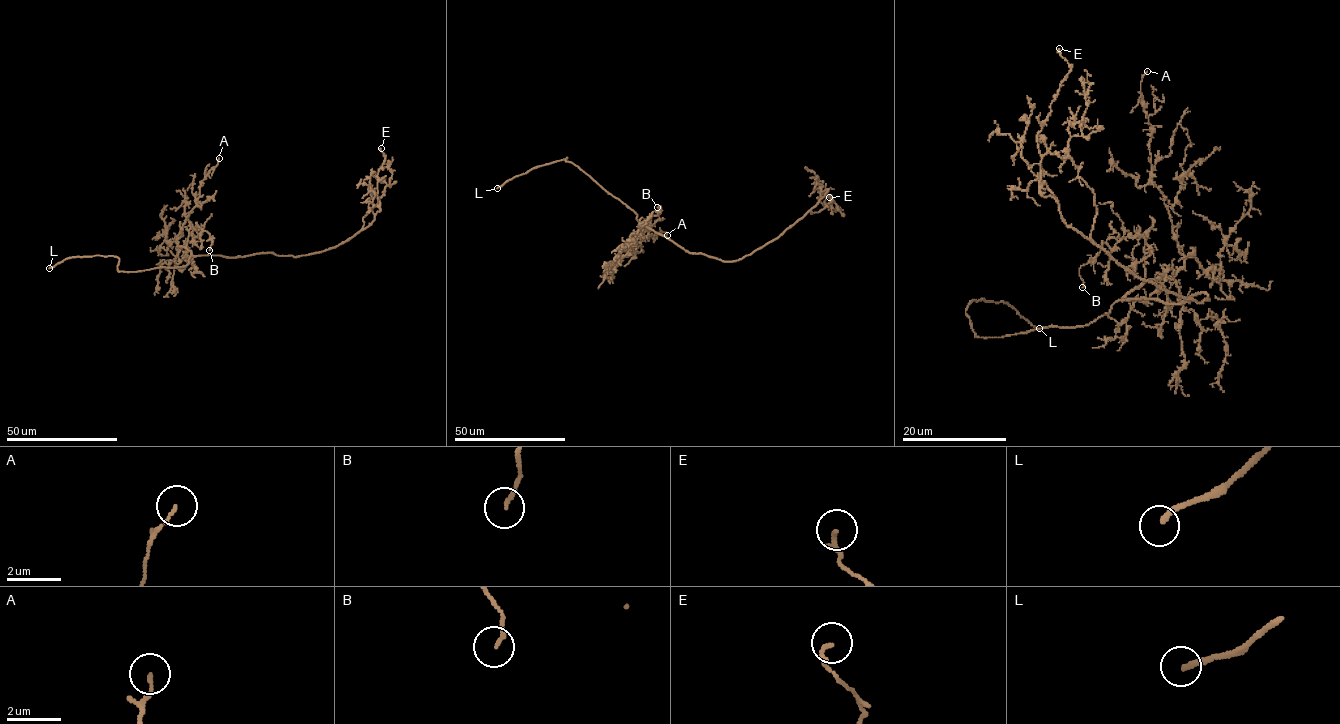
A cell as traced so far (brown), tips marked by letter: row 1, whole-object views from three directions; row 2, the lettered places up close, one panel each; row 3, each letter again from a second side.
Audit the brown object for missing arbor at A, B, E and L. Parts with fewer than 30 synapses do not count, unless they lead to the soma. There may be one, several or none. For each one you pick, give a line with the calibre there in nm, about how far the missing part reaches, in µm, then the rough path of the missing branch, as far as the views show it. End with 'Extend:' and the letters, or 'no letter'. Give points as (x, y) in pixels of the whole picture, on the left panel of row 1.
L: calibre 200 nm; missing 10 µm; course (49, 268), (30, 275)
Extend: L

